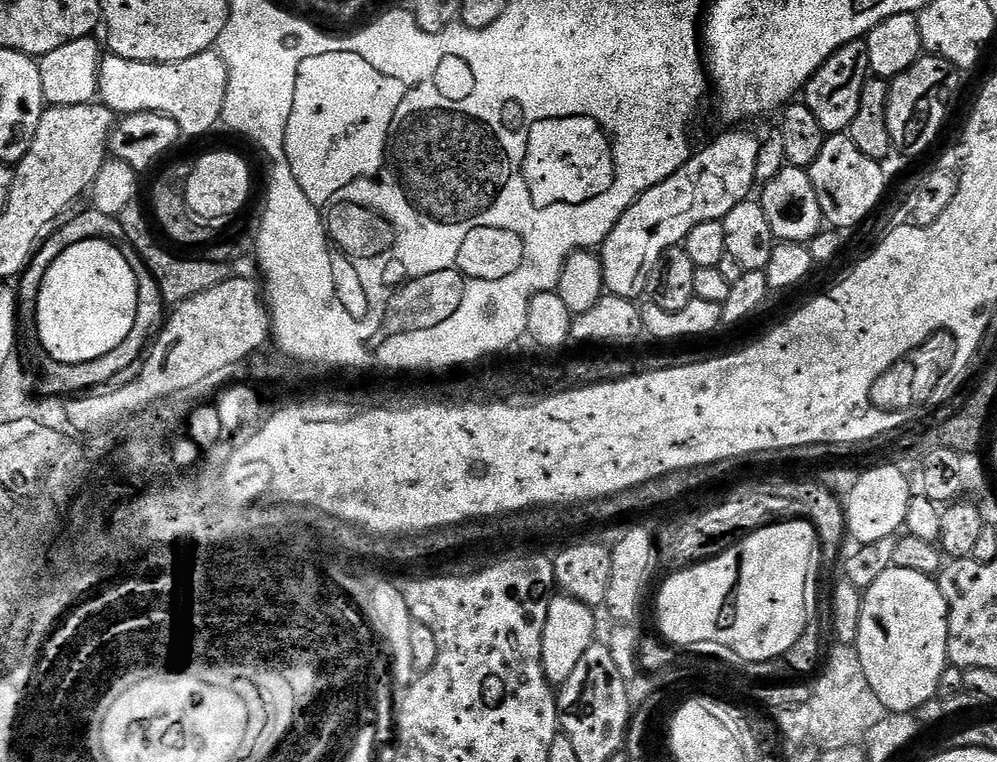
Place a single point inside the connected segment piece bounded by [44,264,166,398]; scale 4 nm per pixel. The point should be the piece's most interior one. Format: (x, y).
(83, 378)

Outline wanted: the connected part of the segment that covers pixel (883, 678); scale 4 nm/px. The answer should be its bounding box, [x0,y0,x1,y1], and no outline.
[854,567,948,713]

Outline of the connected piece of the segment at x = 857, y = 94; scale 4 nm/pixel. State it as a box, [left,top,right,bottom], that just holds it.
[802,39,870,134]

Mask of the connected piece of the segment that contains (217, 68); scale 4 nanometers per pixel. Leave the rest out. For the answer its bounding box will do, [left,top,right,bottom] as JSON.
[99,50,228,136]

